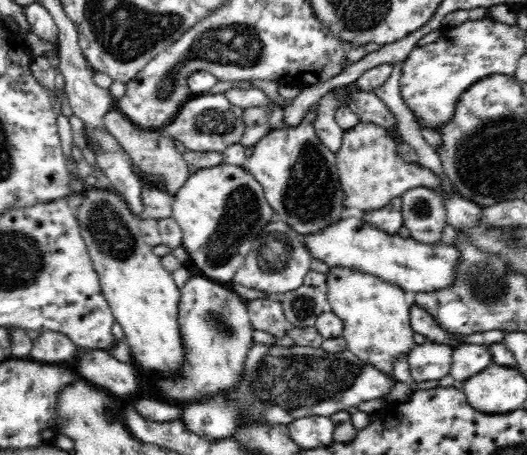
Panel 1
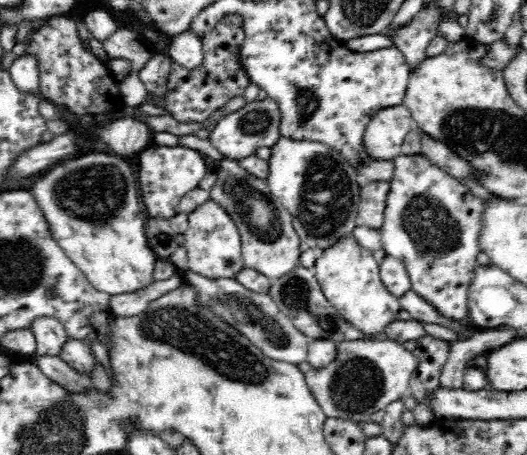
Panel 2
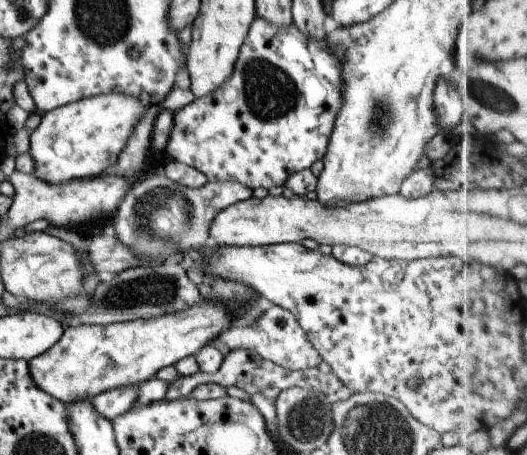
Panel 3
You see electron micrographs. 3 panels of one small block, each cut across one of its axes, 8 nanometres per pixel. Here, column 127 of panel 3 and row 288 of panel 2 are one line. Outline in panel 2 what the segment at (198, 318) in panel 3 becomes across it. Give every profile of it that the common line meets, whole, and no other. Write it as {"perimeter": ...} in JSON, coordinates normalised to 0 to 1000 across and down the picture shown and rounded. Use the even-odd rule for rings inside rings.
{"perimeter":[[[668,512],[617,545],[607,567],[598,571],[596,587],[598,609],[619,657],[645,684],[653,701],[696,738],[725,730],[744,705],[789,705],[729,629],[719,604],[719,580],[706,565],[706,554],[683,538]]]}

